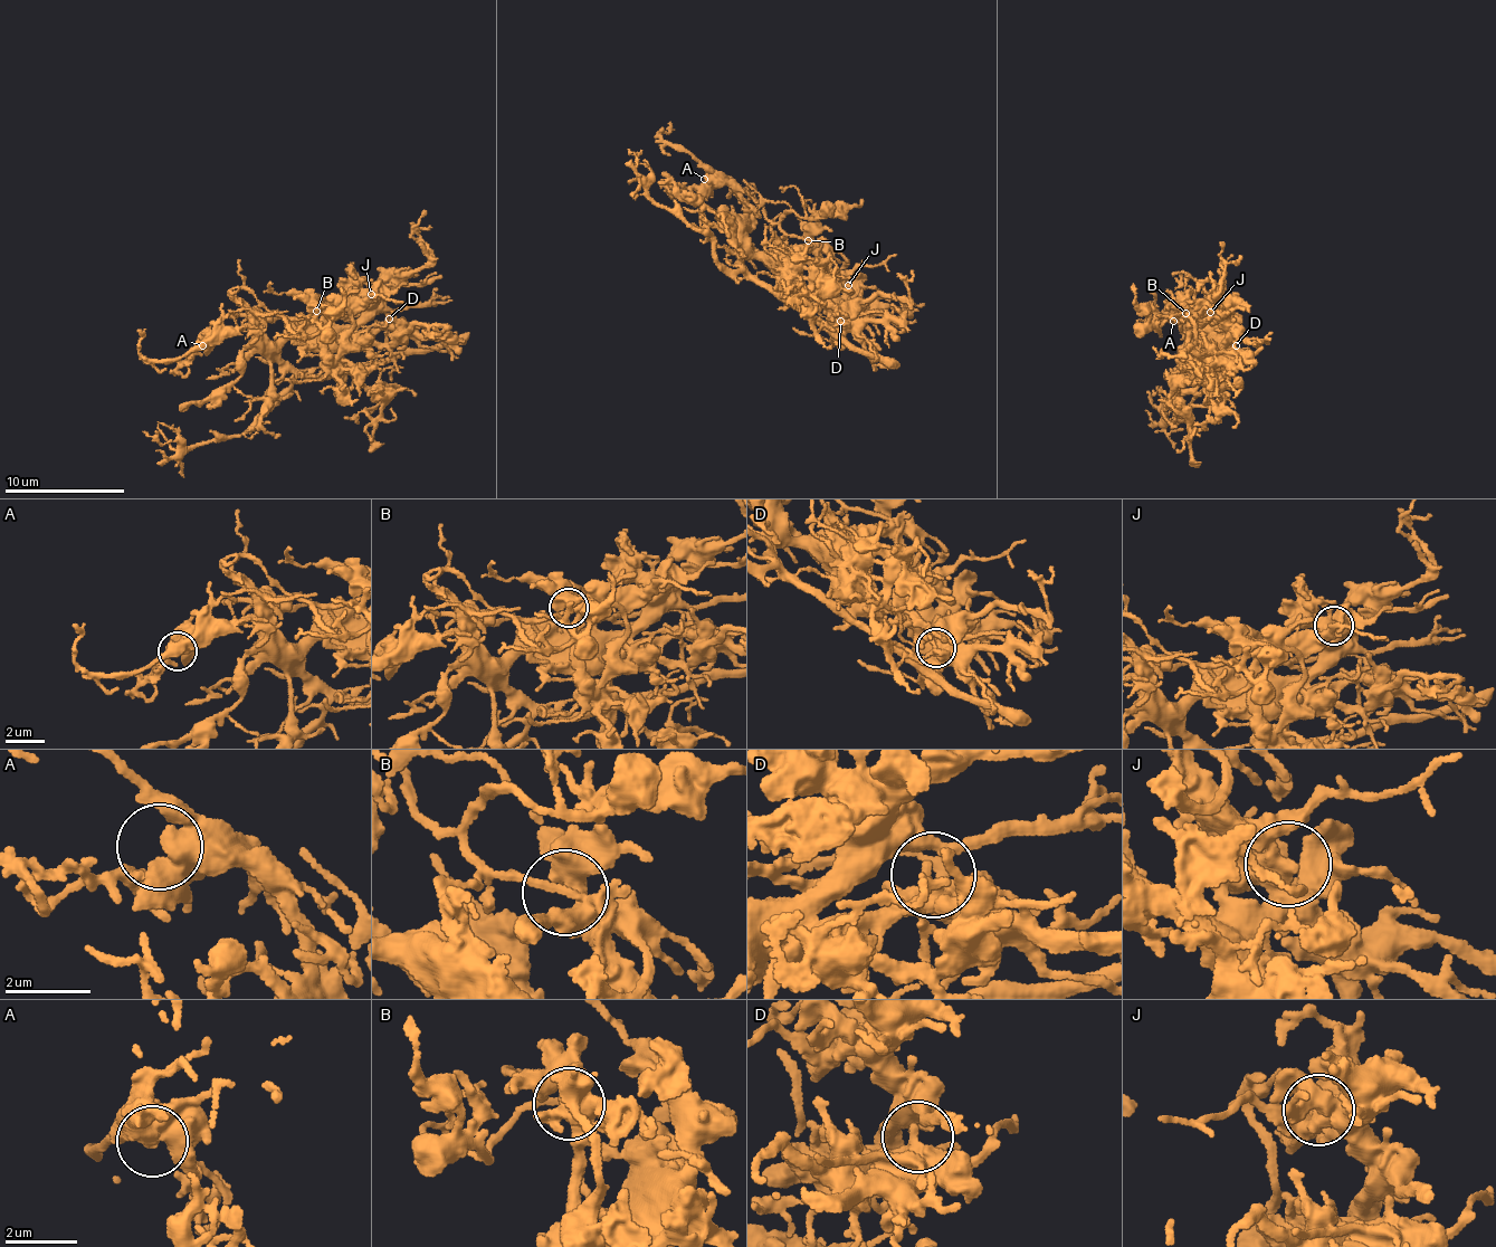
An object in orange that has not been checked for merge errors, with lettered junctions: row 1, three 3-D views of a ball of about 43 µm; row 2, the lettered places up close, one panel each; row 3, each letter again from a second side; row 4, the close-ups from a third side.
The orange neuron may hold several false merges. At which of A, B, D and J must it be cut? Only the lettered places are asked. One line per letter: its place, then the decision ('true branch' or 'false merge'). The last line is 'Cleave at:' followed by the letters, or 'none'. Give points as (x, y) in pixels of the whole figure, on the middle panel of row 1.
A: at (704, 179); true branch
B: at (808, 240); true branch
D: at (840, 321); true branch
J: at (848, 285); true branch
Cleave at: none

